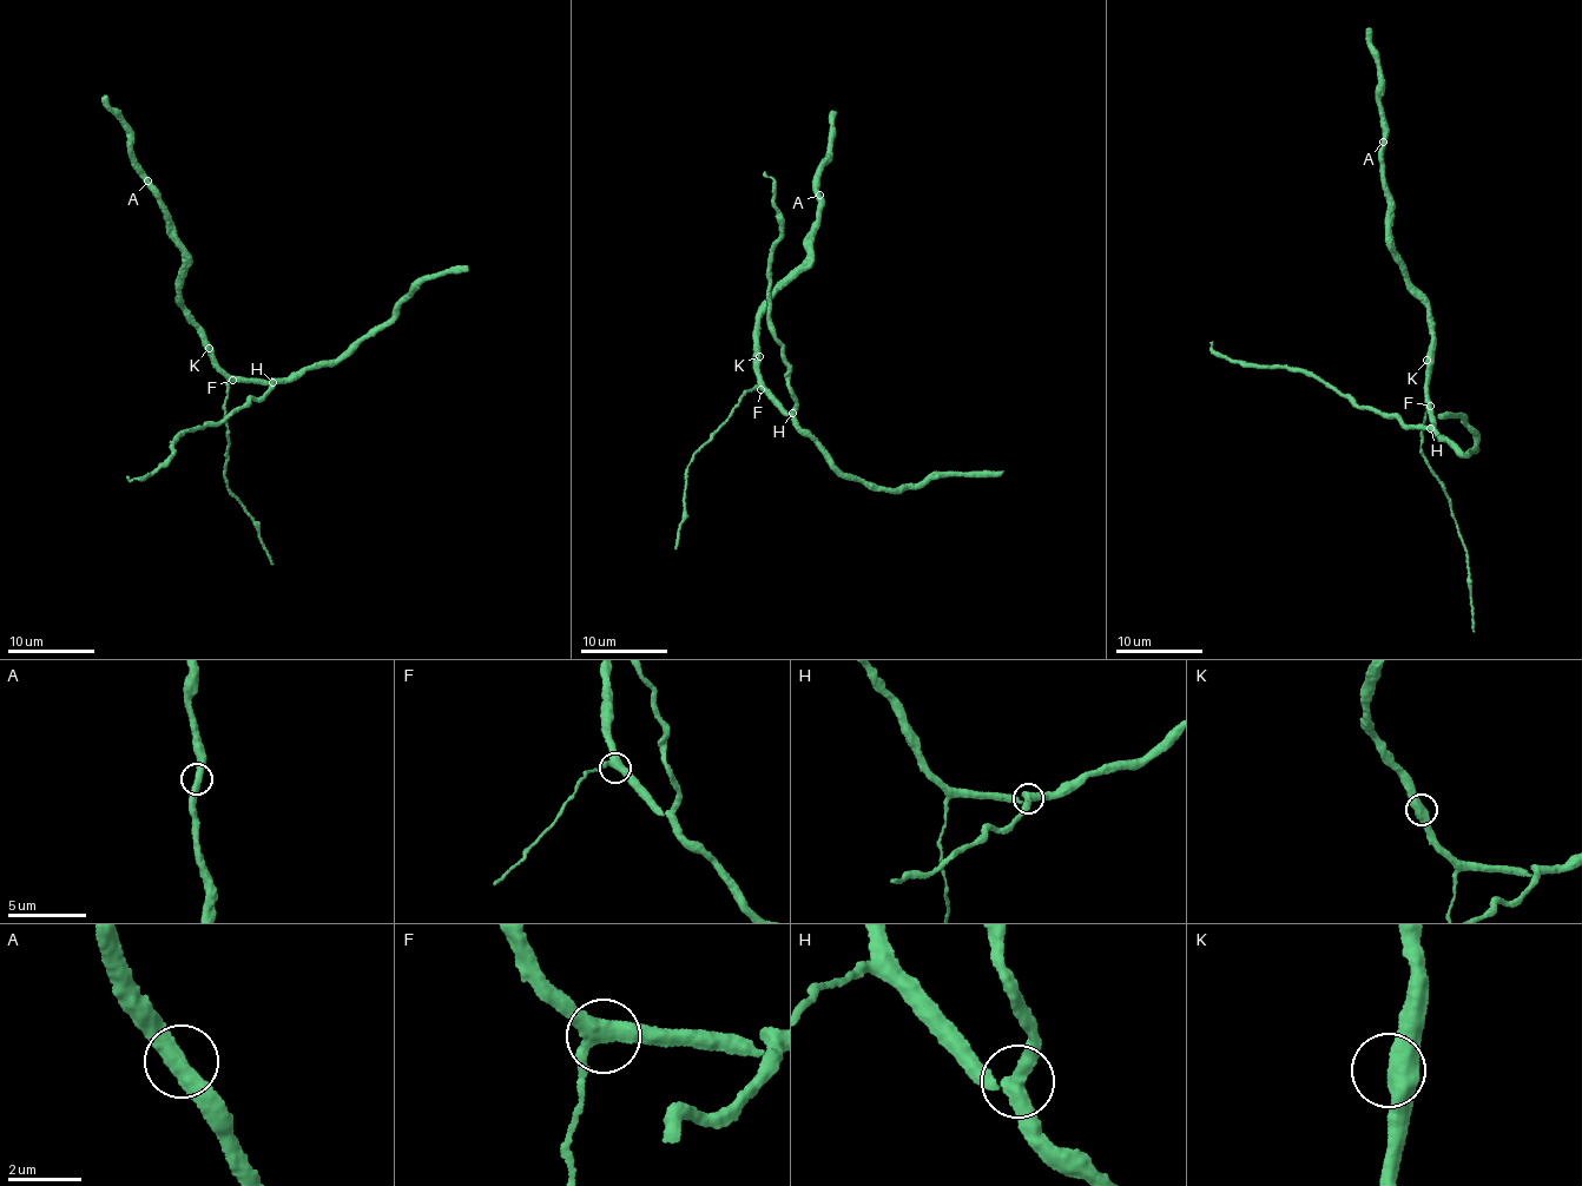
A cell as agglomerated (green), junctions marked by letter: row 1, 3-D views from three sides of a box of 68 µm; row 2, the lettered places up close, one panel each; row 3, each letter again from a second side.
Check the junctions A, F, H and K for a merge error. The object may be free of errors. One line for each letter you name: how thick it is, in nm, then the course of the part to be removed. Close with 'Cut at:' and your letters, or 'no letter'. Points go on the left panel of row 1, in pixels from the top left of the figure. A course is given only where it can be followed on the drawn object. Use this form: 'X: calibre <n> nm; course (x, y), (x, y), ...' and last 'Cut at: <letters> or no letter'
H: calibre 360 nm; course (274, 382), (265, 395), (250, 399), (221, 422), (180, 435), (171, 445), (172, 454), (143, 480), (126, 478)
Cut at: H

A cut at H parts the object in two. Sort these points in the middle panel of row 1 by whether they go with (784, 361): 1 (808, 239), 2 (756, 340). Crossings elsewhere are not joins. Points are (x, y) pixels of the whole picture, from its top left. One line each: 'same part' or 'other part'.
1: other part
2: other part

